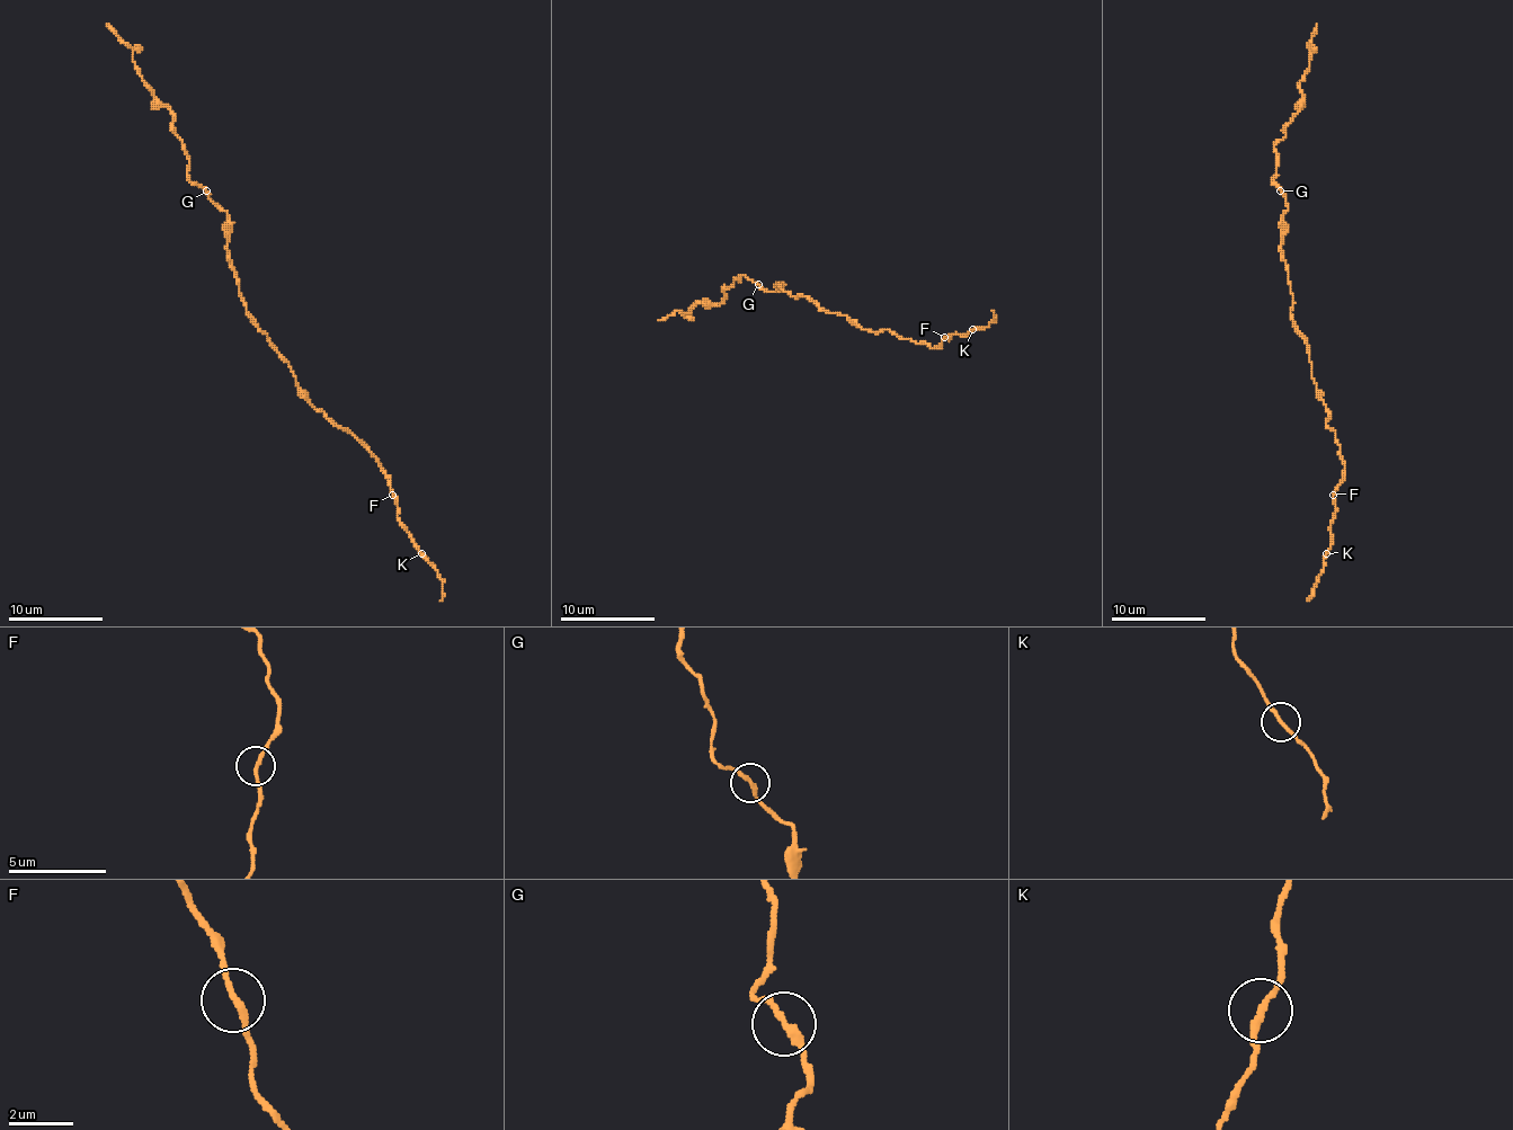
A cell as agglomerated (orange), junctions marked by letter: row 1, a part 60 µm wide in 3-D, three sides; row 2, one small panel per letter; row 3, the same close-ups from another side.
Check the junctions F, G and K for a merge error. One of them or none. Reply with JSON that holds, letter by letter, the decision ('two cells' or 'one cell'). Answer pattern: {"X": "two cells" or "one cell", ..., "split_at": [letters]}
{"F": "one cell", "G": "one cell", "K": "one cell", "split_at": []}

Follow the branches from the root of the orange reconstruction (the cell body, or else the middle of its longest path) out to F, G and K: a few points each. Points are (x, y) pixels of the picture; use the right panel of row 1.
F: (1292, 319), (1305, 336), (1316, 394), (1326, 405), (1326, 424), (1335, 433), (1345, 463), (1345, 473), (1333, 495)
G: (1292, 319), (1292, 293), (1281, 248), (1281, 215), (1288, 204), (1281, 192)
K: (1292, 319), (1305, 336), (1316, 394), (1326, 405), (1326, 424), (1345, 463), (1326, 553)

